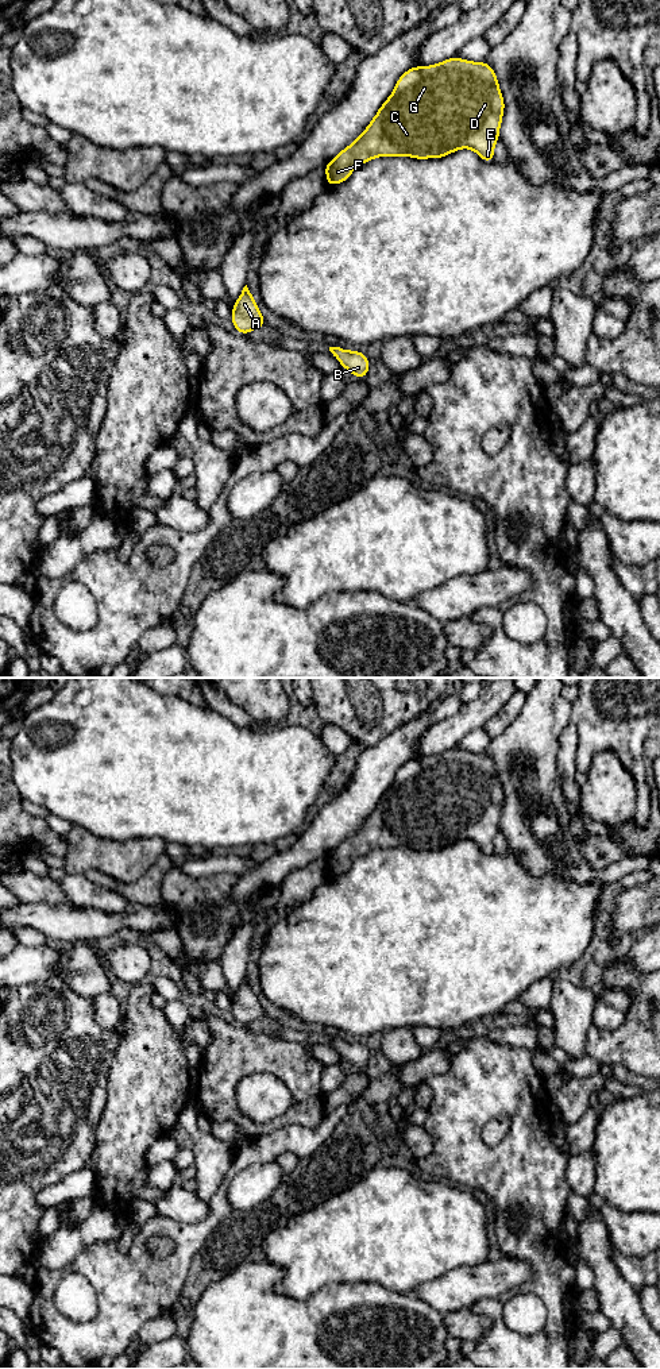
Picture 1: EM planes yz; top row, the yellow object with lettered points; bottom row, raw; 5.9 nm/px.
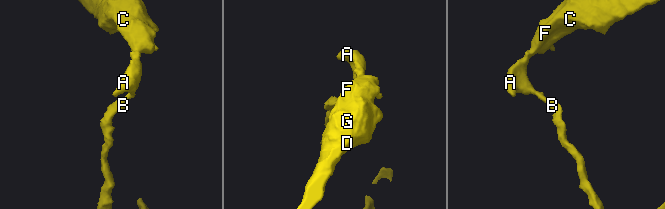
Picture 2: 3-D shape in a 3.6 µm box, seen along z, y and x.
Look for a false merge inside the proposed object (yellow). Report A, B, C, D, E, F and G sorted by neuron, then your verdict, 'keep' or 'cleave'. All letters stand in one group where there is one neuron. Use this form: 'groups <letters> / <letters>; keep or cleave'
groups A C D E F G / B; cleave

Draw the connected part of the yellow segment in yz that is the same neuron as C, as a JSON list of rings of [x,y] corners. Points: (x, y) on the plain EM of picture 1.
[[[451,748],[427,759],[413,757],[394,778],[367,820],[324,860],[327,878],[346,874],[358,856],[377,848],[443,849],[459,840],[474,841],[482,852],[494,853],[494,837],[505,793],[494,760],[483,753]]]

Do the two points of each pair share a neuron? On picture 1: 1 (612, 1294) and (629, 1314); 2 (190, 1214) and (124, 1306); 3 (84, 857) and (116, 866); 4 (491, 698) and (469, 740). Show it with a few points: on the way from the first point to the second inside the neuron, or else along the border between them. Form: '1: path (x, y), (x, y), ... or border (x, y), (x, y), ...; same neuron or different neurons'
1: path (617, 1299), (624, 1308); same neuron
2: border (209, 1207), (196, 1222), (173, 1221), (155, 1210); different neurons
3: path (92, 857), (108, 857); same neuron
4: border (482, 727), (470, 731), (456, 745); different neurons

